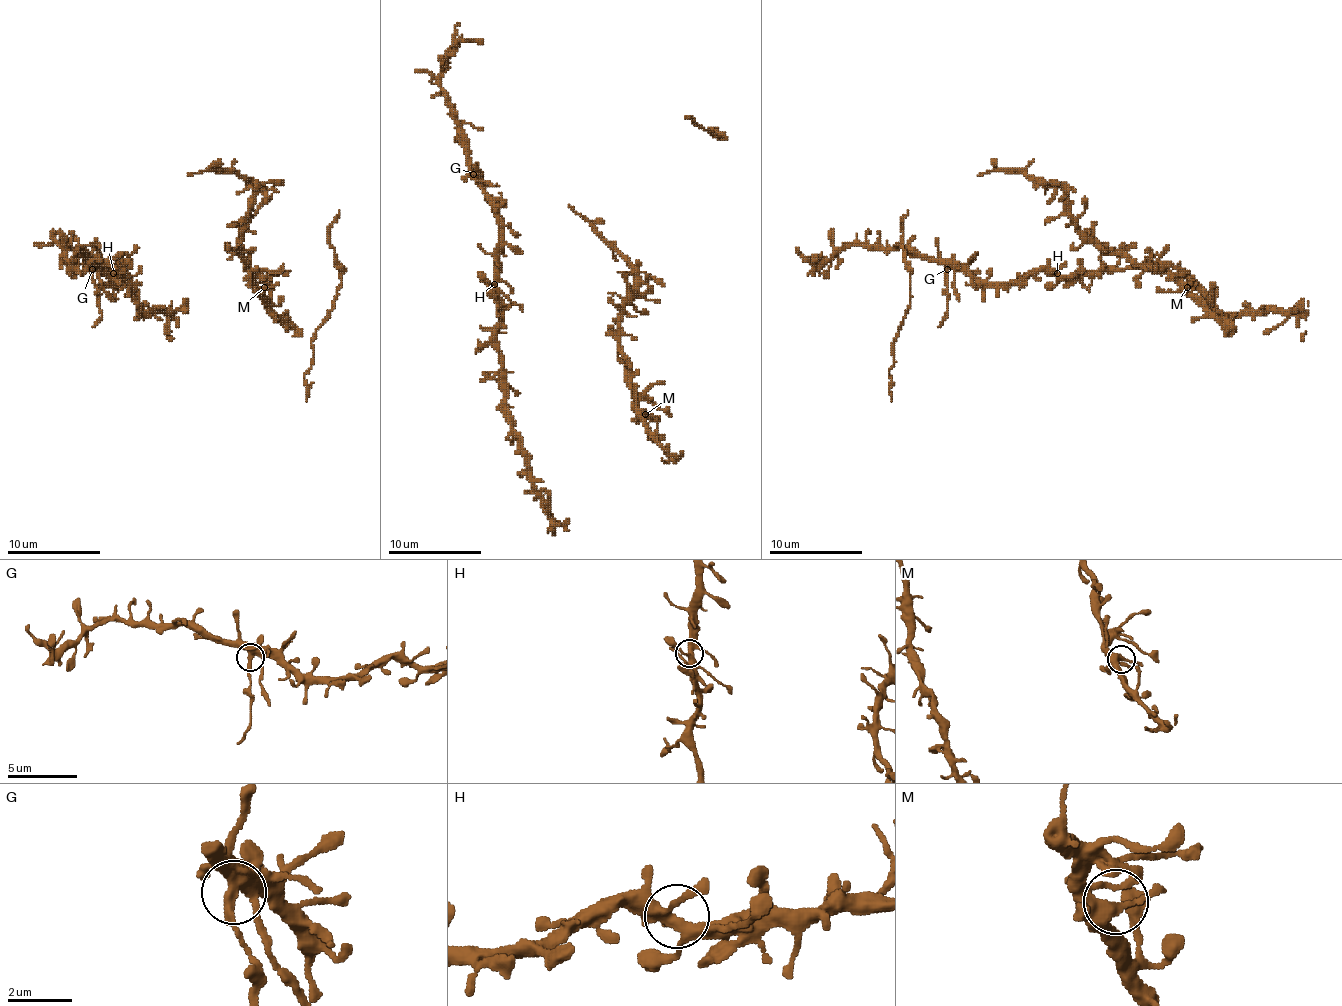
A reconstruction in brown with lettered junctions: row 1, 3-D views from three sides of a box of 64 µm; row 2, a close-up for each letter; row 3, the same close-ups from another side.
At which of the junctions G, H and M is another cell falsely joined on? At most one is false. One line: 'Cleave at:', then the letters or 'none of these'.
Cleave at: G

